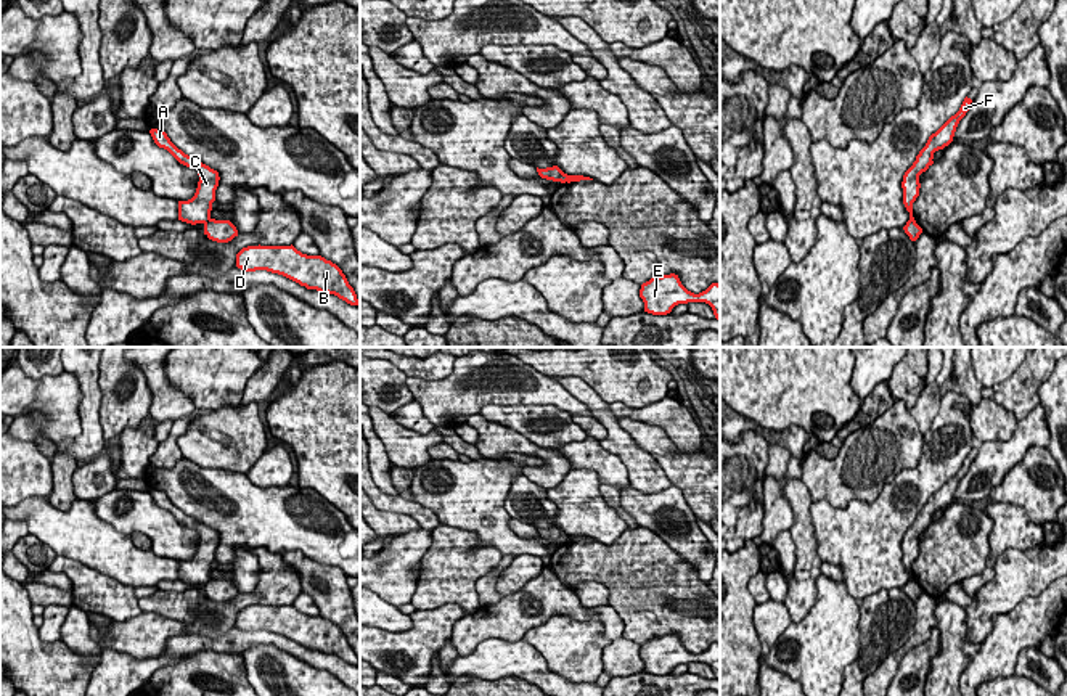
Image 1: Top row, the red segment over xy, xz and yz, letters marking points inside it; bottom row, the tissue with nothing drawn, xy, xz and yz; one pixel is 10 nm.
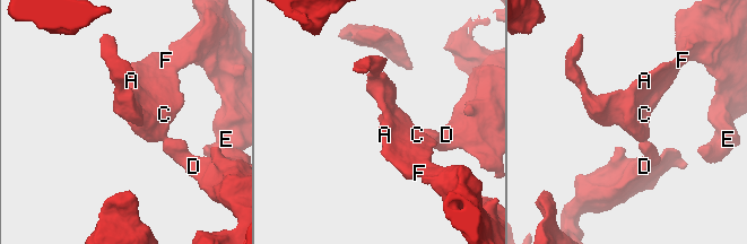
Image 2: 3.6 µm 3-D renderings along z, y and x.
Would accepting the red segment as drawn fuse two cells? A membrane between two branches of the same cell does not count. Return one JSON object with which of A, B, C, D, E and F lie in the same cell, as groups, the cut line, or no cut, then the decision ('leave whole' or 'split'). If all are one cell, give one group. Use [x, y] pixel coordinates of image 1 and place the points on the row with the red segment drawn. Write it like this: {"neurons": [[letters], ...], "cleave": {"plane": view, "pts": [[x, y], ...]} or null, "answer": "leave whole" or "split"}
{"neurons": [["A", "C", "E", "F"], ["B", "D"]], "cleave": {"plane": "xy", "pts": [[211, 219], [204, 224]]}, "answer": "split"}

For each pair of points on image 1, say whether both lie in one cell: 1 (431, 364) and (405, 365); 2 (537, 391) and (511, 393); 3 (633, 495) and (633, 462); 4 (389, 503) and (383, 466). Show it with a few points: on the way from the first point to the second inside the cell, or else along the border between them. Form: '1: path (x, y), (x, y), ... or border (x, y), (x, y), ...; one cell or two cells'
1: path (425, 365), (412, 365); one cell
2: path (531, 391), (518, 391); one cell
3: border (630, 484), (643, 492), (659, 492), (670, 486); two cells
4: border (376, 484), (391, 495), (399, 494); two cells

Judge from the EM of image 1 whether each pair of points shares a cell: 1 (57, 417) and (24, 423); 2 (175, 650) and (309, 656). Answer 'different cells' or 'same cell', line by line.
1: same cell
2: same cell

